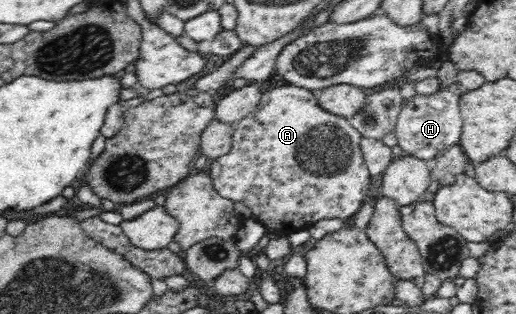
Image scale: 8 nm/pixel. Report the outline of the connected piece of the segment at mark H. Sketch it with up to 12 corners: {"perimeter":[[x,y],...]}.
{"perimeter":[[458,81],[402,101],[403,155],[435,159],[459,145]]}

